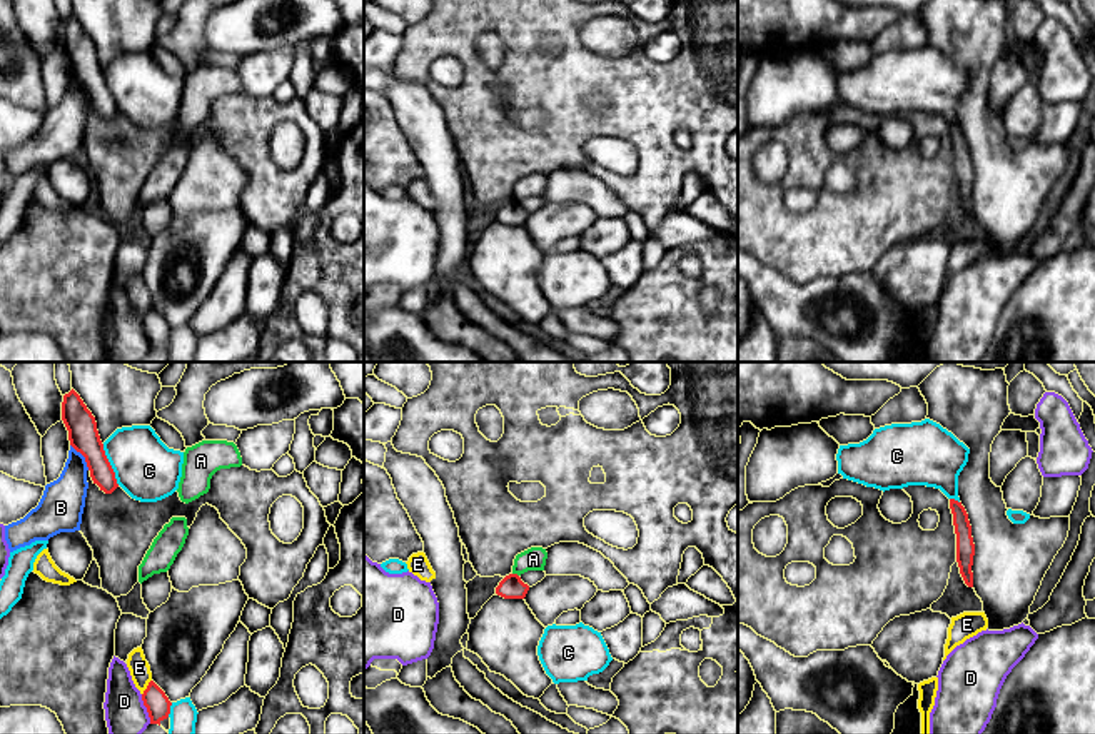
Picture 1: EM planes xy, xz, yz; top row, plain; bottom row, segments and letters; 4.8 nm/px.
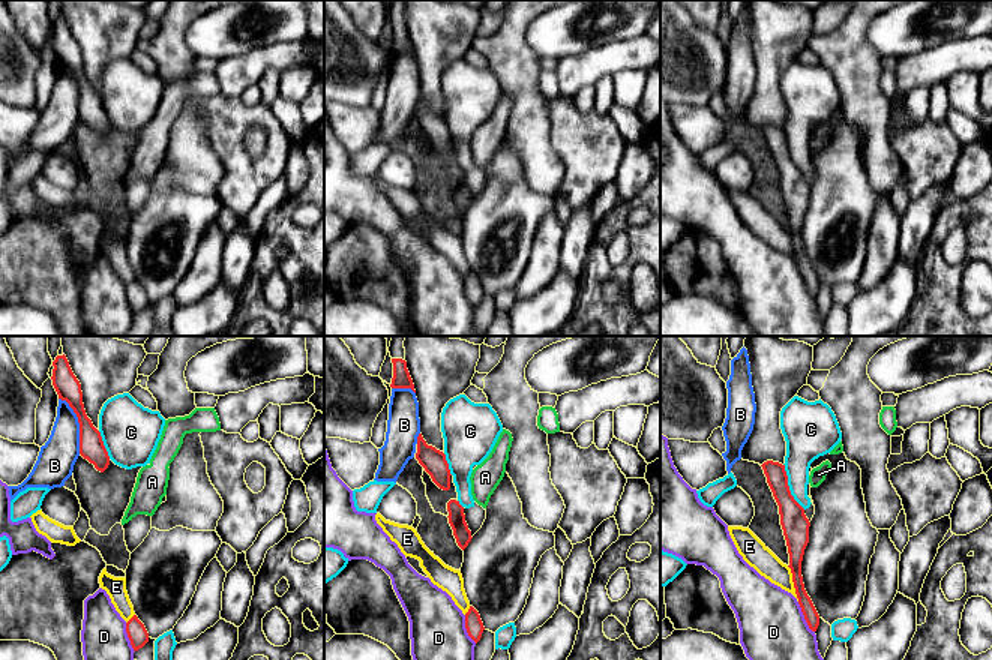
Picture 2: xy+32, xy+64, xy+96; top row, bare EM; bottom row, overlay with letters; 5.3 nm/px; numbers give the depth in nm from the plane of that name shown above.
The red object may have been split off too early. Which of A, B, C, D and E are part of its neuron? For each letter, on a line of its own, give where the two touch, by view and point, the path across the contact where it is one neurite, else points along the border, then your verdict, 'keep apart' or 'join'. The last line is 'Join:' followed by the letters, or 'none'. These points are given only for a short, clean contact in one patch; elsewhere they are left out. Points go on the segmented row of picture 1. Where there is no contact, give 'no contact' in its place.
A: contact xz (516, 574); border xz (513, 573), (518, 576); keep apart
B: contact xy (84, 456); border xy (70, 444), (84, 457), (89, 469); keep apart
C: contact xy (109, 464); keep apart
D: contact xy (147, 709); border xy (141, 694), (151, 723); keep apart
E: contact xy (147, 688); keep apart
Join: none

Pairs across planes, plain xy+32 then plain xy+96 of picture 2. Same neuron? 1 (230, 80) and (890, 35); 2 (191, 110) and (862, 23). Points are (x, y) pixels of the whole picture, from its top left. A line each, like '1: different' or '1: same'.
1: different
2: same

